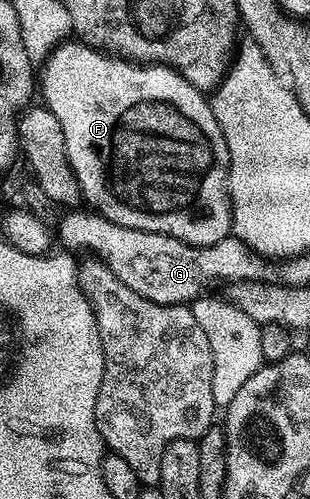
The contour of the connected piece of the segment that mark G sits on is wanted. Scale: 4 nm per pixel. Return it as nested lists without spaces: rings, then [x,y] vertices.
[[[75,208],[59,222],[59,242],[64,251],[76,252],[75,250],[88,250],[88,255],[94,256],[98,261],[103,262],[137,296],[145,296],[145,300],[155,302],[158,306],[181,306],[194,303],[196,298],[204,297],[207,290],[214,282],[231,282],[238,284],[248,280],[263,280],[268,277],[268,263],[263,261],[258,255],[252,254],[247,249],[241,239],[229,236],[225,240],[217,240],[217,244],[208,246],[190,246],[173,236],[165,236],[157,232],[145,232],[137,228],[125,228],[121,224],[113,224],[105,220],[99,214],[92,212],[87,208]]]

